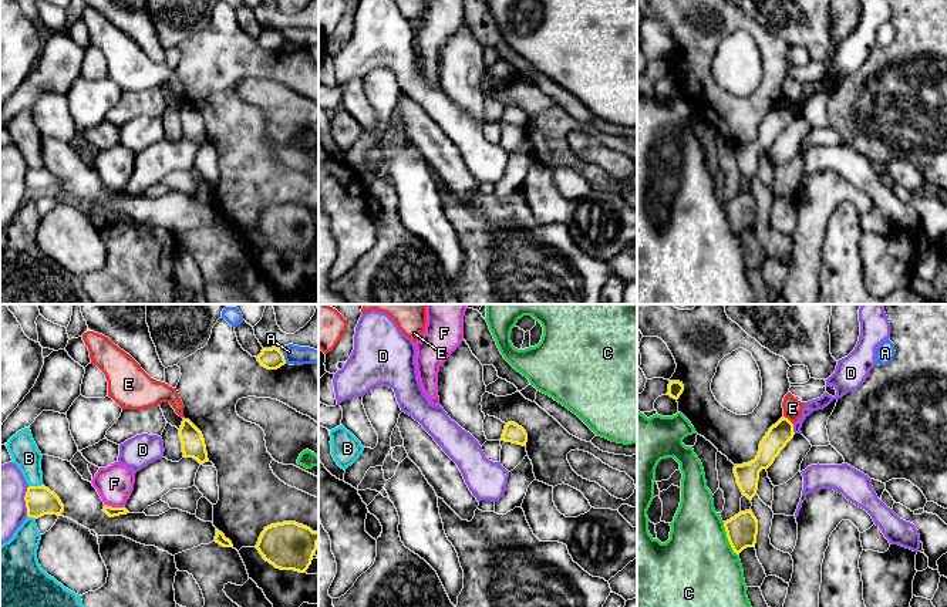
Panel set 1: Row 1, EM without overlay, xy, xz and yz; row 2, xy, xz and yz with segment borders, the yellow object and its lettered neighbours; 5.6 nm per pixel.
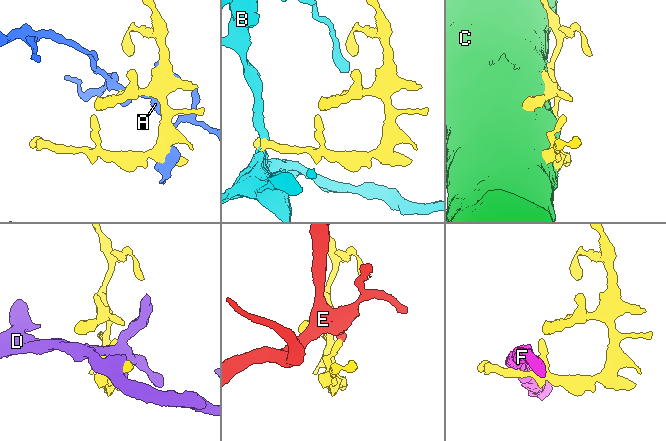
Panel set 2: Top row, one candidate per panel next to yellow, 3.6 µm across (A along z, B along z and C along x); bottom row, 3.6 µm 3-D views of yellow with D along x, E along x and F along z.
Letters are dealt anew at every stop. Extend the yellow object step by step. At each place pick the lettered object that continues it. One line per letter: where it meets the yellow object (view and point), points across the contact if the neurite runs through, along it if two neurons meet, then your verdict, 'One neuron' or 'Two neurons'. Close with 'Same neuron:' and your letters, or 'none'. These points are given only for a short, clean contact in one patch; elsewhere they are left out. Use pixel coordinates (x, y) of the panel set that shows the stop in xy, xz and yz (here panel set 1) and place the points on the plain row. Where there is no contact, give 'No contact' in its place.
A: Touches yellow at xy (283, 37). Two neurons
B: Touches yellow at xy (34, 168). Boundary: xy (41, 165), (29, 168). Two neurons
C: Touches yellow at yz (728, 221). Two neurons
D: Touches yellow at xy (24, 181). Two neurons
E: Touches yellow at yz (788, 101). Boundary: yz (784, 97), (792, 105). Two neurons
F: Touches yellow at xy (114, 189). Boundary: xy (105, 185), (122, 189). Two neurons
Same neuron: none

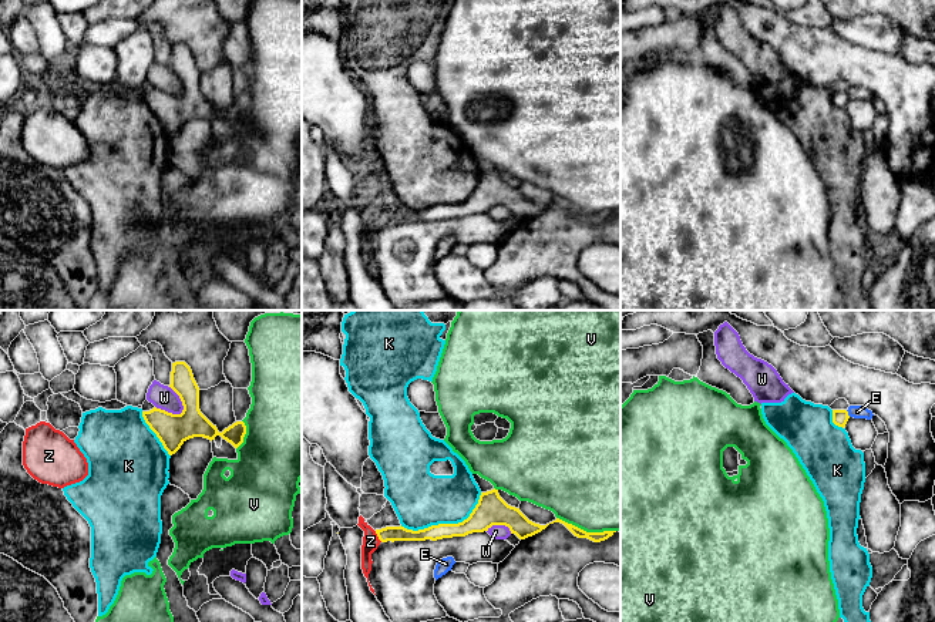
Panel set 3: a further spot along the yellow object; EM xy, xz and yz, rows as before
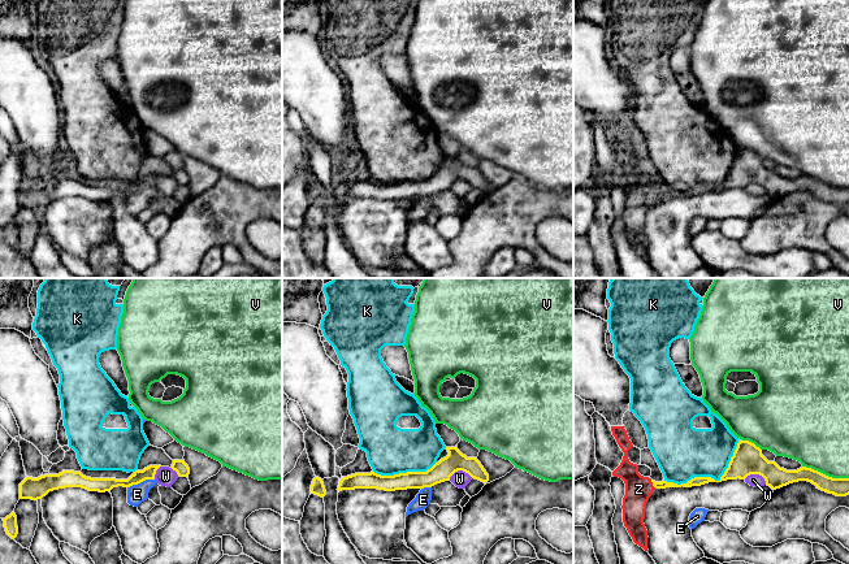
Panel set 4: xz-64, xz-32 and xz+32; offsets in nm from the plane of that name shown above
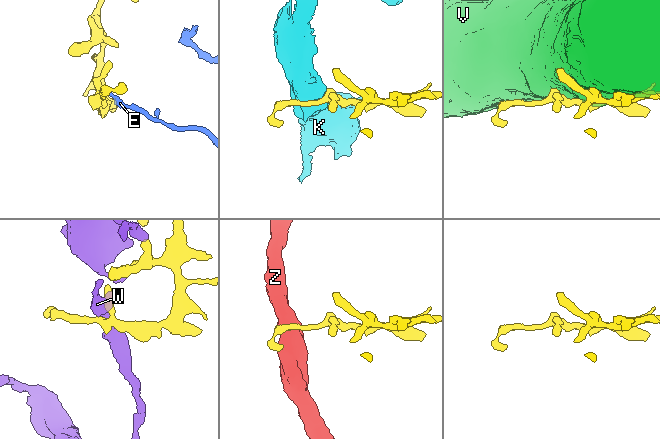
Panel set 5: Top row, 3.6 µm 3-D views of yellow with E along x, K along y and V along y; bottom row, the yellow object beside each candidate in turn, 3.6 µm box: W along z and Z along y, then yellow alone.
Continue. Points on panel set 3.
E: Touches yellow at yz (847, 94). Boundary: yz (846, 91), (850, 97). Two neurons
K: Touches yellow at xz (446, 205). Two neurons
V: Touches yellow at xz (585, 212). Two neurons
W: Touches yellow at xy (181, 81). Two neurons
Z: Touches yellow at xz (377, 217). Boundary: xz (374, 212), (382, 222). Two neurons
Same neuron: none

